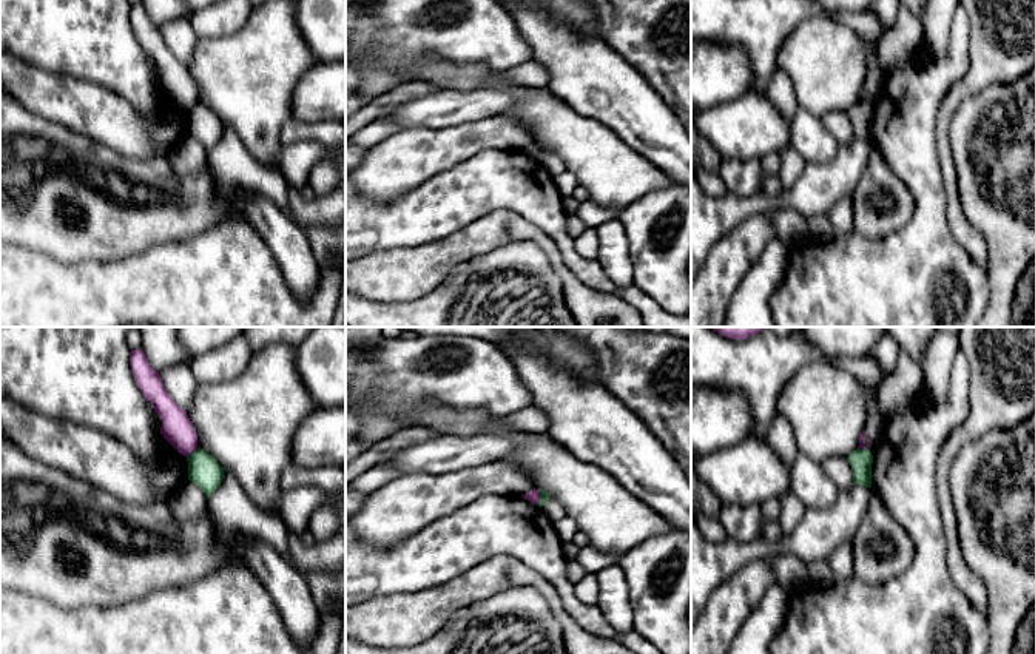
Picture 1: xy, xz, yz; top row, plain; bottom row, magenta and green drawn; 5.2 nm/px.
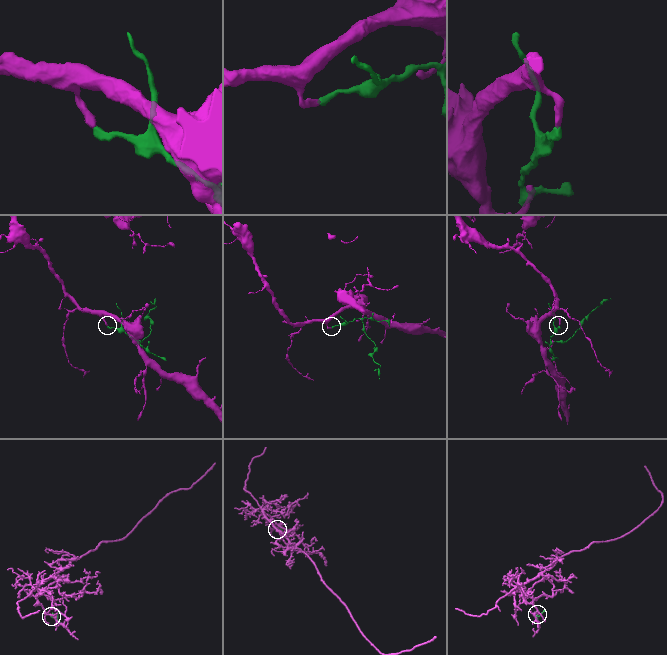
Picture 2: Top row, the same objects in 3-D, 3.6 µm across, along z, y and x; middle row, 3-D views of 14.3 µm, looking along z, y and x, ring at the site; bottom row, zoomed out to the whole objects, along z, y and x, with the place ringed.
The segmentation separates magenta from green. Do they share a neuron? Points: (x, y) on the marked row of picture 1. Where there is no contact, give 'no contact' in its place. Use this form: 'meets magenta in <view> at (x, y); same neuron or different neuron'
meets magenta in xy at (192, 451); different neuron

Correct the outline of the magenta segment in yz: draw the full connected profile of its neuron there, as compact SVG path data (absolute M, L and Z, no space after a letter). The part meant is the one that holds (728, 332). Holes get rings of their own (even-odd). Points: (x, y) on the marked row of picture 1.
M710 327L719 335L731 339L745 339L762 332L765 327Z

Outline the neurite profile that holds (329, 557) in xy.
M288 529L288 548L293 566L302 574L336 575L346 566L346 531L335 537L305 546L299 535Z

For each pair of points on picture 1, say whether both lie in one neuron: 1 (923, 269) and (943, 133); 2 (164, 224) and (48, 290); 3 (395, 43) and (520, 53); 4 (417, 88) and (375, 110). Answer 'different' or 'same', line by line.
1: different
2: different
3: same
4: same

